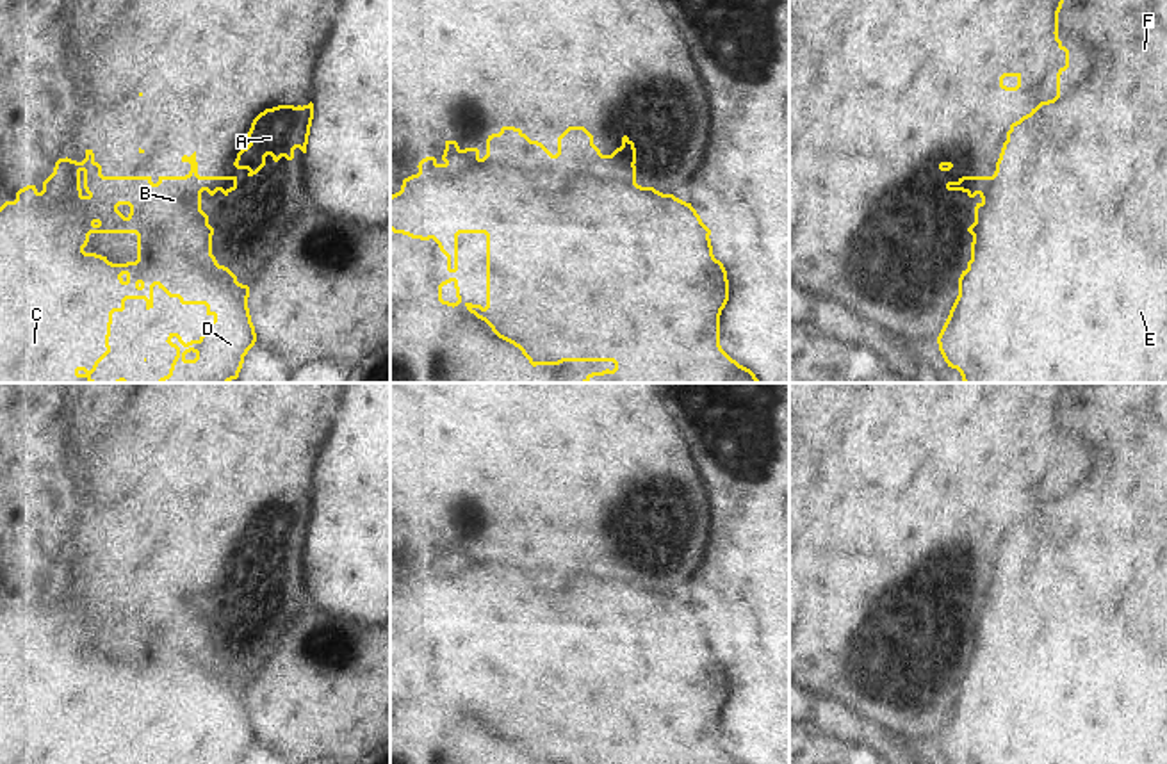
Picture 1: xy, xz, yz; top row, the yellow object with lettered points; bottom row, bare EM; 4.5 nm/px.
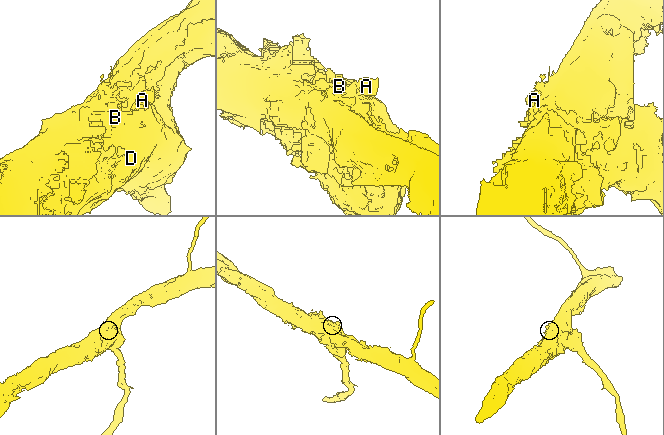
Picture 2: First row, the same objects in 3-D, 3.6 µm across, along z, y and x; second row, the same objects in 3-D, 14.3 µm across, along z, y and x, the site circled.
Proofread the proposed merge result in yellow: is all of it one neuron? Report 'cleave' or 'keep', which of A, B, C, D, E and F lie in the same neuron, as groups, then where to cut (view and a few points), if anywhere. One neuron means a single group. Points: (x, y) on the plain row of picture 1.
cleave; A / B C D E F; cut in xz along (620, 545), (633, 563)

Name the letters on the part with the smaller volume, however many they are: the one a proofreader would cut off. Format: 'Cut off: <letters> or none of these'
Cut off: A

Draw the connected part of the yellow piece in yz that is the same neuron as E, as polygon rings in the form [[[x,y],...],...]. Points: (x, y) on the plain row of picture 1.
[[[1089,383],[1060,394],[1055,410],[1055,440],[1065,451],[1065,465],[1057,472],[1057,495],[1041,500],[1030,513],[1010,524],[992,575],[962,575],[969,597],[982,597],[975,606],[971,659],[959,677],[959,695],[937,736],[939,750],[948,764],[1167,764],[1167,383]]]

